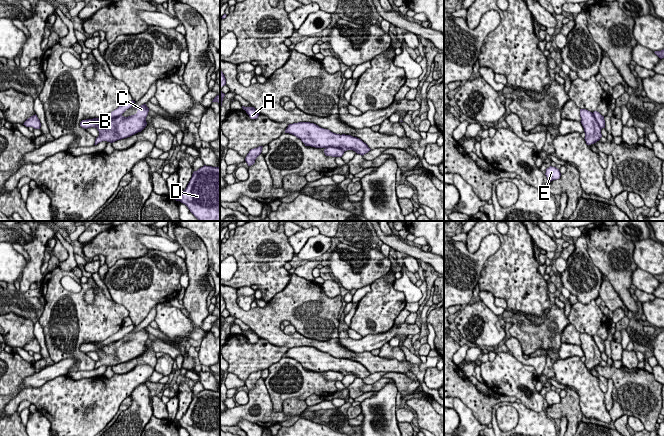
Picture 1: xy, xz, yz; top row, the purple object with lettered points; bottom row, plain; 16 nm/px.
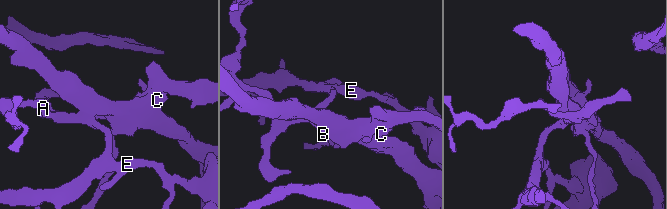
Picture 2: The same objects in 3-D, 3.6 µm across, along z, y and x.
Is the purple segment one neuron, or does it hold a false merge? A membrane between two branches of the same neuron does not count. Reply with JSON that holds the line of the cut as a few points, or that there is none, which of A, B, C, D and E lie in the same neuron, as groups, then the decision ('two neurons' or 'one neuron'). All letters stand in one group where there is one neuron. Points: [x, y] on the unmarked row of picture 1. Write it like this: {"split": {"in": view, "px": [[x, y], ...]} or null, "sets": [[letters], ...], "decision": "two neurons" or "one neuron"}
{"split": {"in": "xy", "px": [[121, 338], [103, 345], [95, 351]]}, "sets": [["A", "B", "E"], ["C", "D"]], "decision": "two neurons"}

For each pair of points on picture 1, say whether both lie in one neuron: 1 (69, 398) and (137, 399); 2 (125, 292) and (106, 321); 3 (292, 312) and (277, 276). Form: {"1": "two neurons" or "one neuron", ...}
{"1": "two neurons", "2": "two neurons", "3": "two neurons"}

